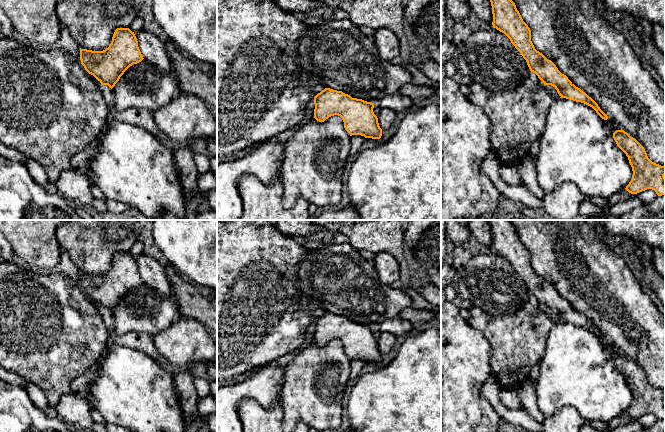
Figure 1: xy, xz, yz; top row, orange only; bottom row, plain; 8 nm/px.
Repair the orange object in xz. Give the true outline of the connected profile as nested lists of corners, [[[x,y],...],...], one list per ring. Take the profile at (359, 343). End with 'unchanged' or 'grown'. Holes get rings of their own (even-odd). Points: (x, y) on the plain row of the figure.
[[[325,312],[314,321],[314,328],[314,342],[319,346],[338,339],[350,360],[361,359],[372,363],[380,363],[382,360],[378,342],[373,336],[374,328],[371,326]]]; unchanged

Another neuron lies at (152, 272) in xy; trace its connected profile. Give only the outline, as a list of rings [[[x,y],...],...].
[[[144,252],[136,256],[135,260],[143,282],[148,287],[154,289],[159,295],[174,300],[172,284],[162,262]]]

